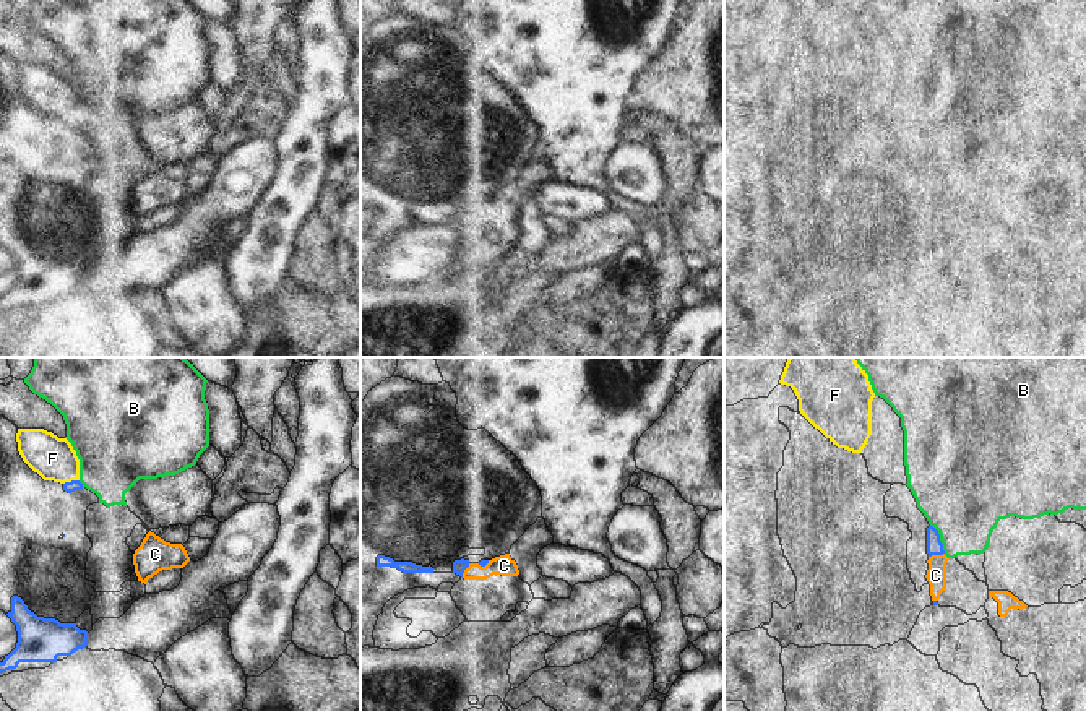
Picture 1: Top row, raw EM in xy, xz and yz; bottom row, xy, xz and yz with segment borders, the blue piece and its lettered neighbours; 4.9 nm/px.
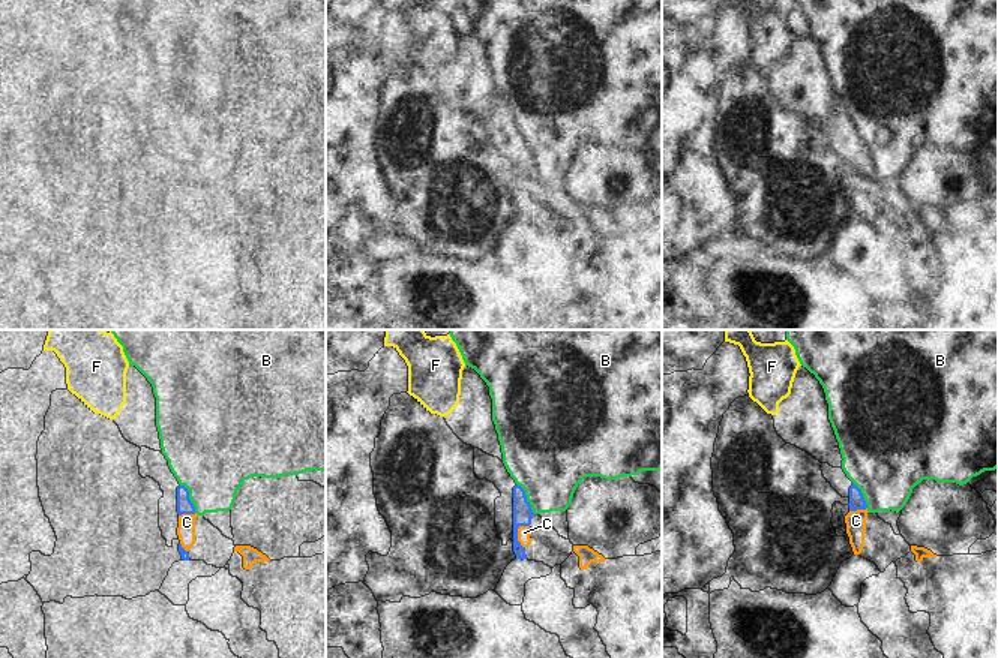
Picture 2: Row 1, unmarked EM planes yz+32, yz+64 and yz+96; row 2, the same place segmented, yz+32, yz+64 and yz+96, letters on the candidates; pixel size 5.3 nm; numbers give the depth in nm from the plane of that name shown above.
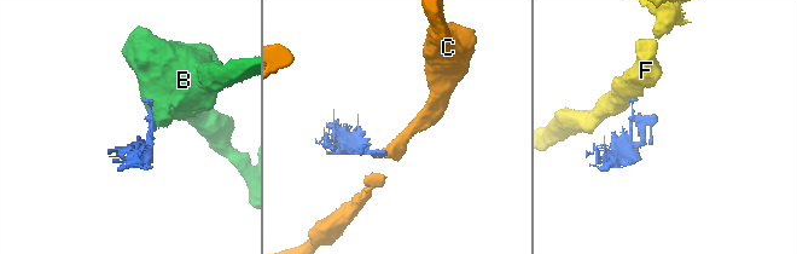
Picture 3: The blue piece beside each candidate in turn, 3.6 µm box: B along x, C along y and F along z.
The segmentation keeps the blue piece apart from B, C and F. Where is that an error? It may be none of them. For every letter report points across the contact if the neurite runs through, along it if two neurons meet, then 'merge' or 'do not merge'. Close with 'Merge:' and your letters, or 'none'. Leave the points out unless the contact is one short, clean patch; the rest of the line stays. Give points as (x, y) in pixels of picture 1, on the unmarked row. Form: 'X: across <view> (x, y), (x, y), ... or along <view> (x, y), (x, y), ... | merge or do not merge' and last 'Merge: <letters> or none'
B: do not merge
C: do not merge
F: along xy (78, 116), (64, 120) | do not merge
Merge: none

